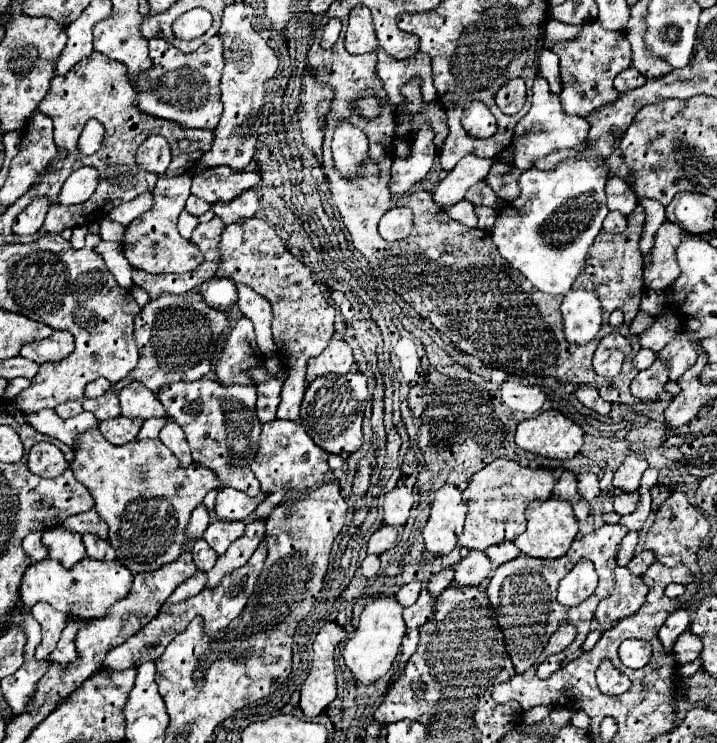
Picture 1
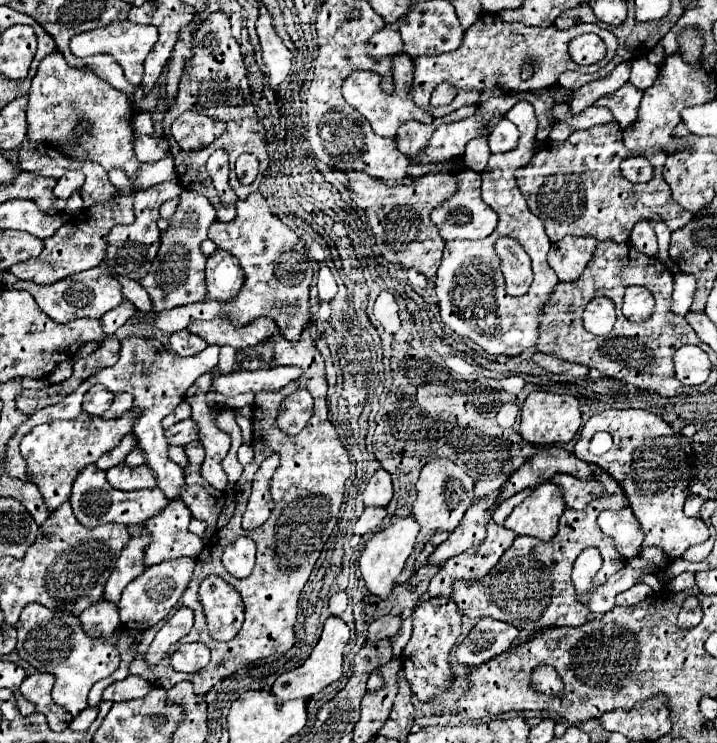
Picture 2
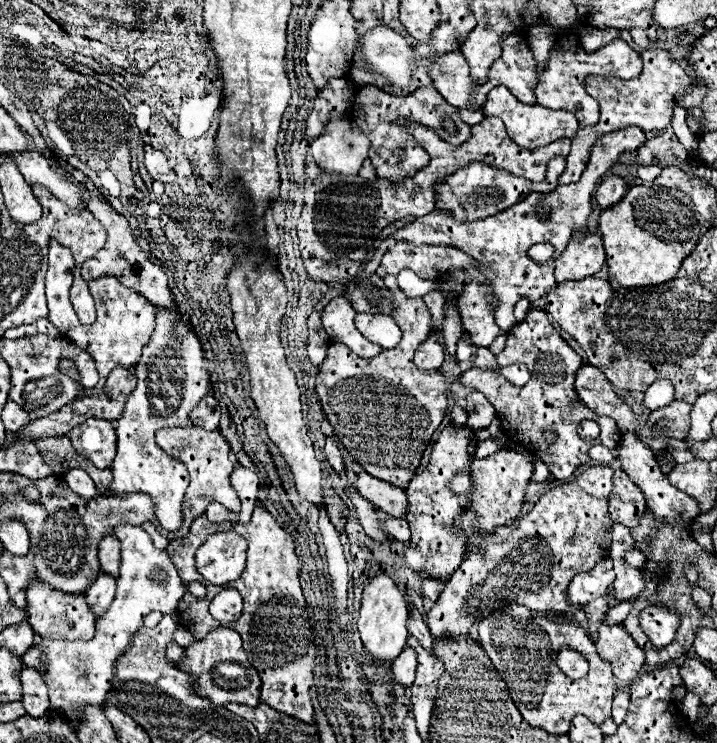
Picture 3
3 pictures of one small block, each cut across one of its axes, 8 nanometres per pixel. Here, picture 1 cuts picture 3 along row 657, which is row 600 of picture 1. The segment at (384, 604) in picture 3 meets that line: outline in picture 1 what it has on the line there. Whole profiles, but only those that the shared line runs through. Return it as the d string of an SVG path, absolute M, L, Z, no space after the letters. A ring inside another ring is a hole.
M378 596L374 598L360 616L358 628L354 636L344 646L344 662L352 670L354 678L362 684L372 684L382 678L390 668L400 650L402 638L406 634L406 624L402 618L402 606L394 596Z

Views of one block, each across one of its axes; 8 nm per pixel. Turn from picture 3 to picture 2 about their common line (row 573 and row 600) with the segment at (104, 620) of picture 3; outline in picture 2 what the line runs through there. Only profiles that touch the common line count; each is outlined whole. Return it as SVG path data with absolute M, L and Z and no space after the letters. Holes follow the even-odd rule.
M174 558L174 560L166 560L166 566L146 568L144 574L140 574L134 582L128 584L128 588L124 590L124 594L118 602L122 626L148 630L158 620L162 620L170 612L170 608L178 602L182 592L186 590L190 576L192 576L192 570L194 570L192 558Z

